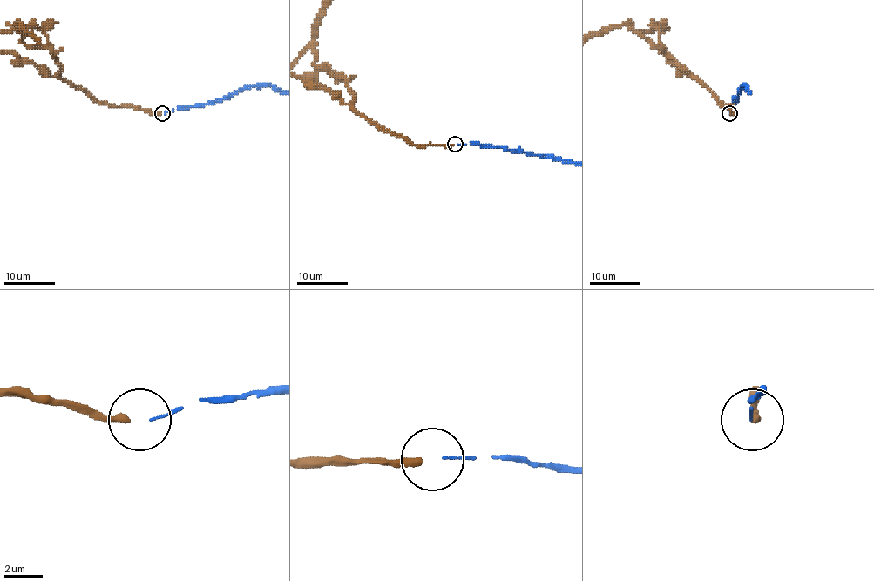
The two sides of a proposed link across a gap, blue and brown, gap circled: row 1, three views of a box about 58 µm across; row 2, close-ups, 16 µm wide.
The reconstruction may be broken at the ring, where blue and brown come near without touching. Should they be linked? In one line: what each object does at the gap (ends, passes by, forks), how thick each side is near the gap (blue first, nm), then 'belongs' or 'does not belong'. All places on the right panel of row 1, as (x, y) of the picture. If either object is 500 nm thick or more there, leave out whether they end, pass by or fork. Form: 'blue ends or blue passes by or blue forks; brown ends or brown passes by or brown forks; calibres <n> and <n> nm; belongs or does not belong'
blue ends; brown ends; calibres 110 and 400 nm; belongs

